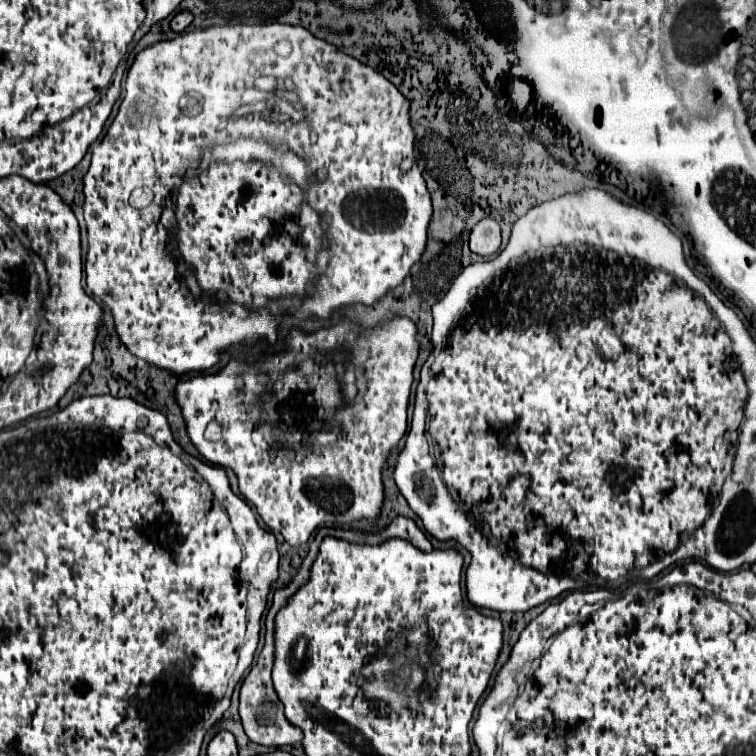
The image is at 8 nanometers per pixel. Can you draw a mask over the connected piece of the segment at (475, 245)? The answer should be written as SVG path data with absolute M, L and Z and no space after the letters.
M481 219L479 225L473 227L471 239L469 239L471 251L483 257L495 255L501 245L501 229L493 219Z

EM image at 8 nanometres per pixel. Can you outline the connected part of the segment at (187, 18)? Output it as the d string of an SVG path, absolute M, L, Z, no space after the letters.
M181 11L181 13L177 13L173 19L171 19L171 29L175 31L175 33L183 33L187 27L189 27L189 23L193 21L193 15L189 13L189 11Z

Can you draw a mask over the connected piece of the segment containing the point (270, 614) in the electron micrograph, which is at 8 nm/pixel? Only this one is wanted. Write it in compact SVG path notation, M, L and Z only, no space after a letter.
M279 589L279 591L275 591L273 605L271 605L271 609L267 611L267 617L265 617L267 633L265 633L263 651L259 653L257 663L251 667L249 675L243 679L243 685L241 685L239 713L241 713L241 721L243 721L243 727L245 727L245 733L247 733L247 737L253 743L263 745L263 747L295 745L295 743L301 743L301 739L303 739L303 731L287 721L287 717L283 713L283 703L279 701L279 697L275 693L275 687L273 687L273 681L271 681L271 667L273 667L273 661L275 661L275 639L273 639L273 633L275 633L275 615L277 615L277 611L281 607L287 605L289 597L293 593L297 593L297 591L299 589Z

